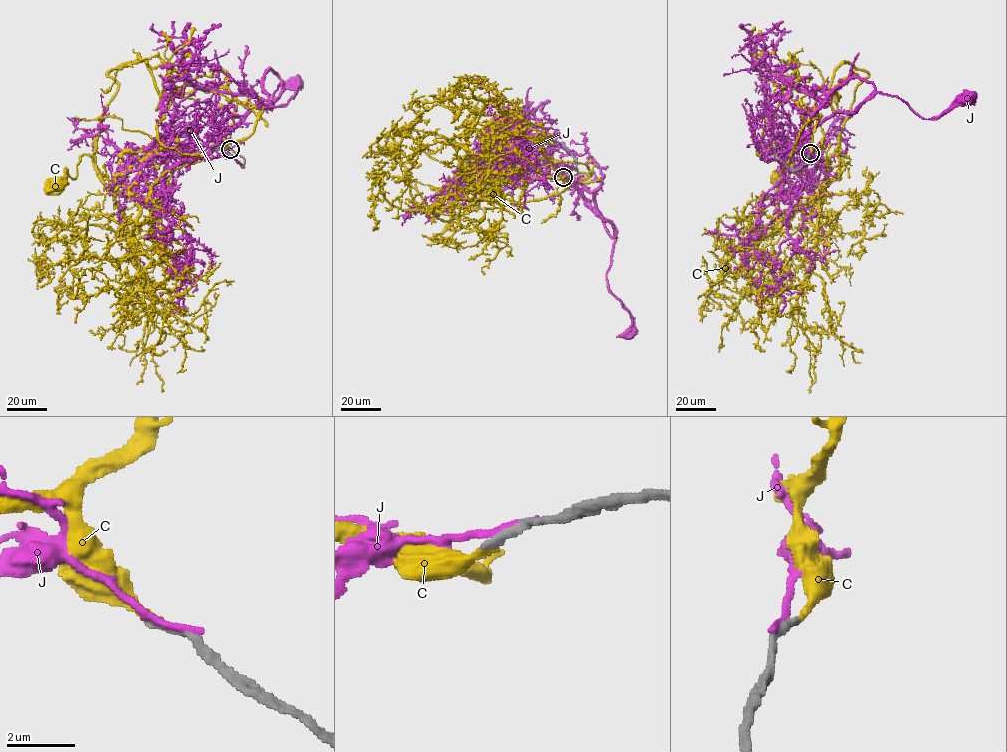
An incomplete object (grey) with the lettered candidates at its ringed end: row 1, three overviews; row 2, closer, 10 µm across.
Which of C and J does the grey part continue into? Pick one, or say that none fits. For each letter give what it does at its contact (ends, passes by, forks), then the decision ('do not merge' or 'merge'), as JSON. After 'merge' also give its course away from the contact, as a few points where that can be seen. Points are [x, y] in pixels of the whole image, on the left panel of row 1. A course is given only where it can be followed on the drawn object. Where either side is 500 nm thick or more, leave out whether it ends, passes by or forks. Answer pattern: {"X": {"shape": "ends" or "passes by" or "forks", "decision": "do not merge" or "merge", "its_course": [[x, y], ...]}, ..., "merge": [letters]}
{"C": {"shape": "ends", "decision": "merge", "its_course": [[230, 149], [226, 88], [165, 100], [132, 61], [107, 75], [118, 87], [94, 161], [82, 155], [57, 187]]}, "J": {"shape": "ends", "decision": "do not merge"}, "merge": ["C"]}

